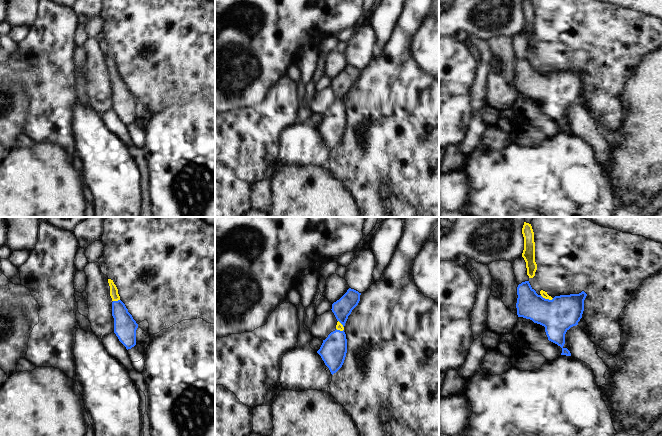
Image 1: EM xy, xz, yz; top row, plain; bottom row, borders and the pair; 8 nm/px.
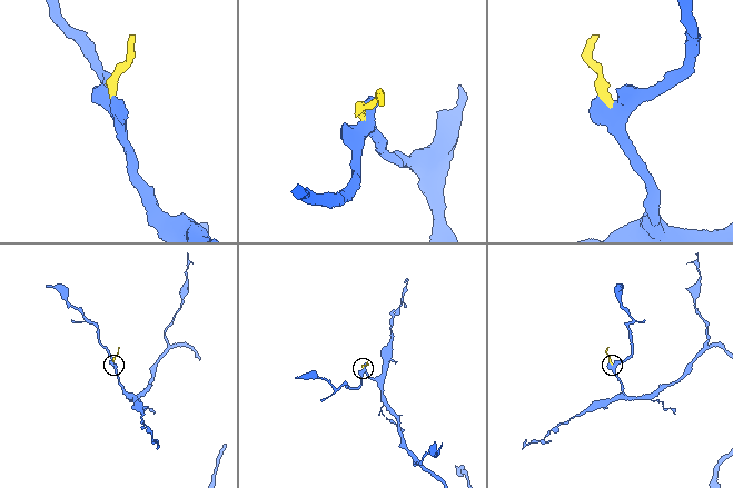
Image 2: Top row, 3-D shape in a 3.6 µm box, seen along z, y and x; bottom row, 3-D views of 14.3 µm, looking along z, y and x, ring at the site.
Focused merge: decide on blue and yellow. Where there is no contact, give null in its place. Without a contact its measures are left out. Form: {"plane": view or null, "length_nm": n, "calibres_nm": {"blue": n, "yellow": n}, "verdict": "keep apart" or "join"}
{"plane": "yz", "length_nm": 110, "calibres_nm": {"blue": 280, "yellow": 50}, "verdict": "join"}

